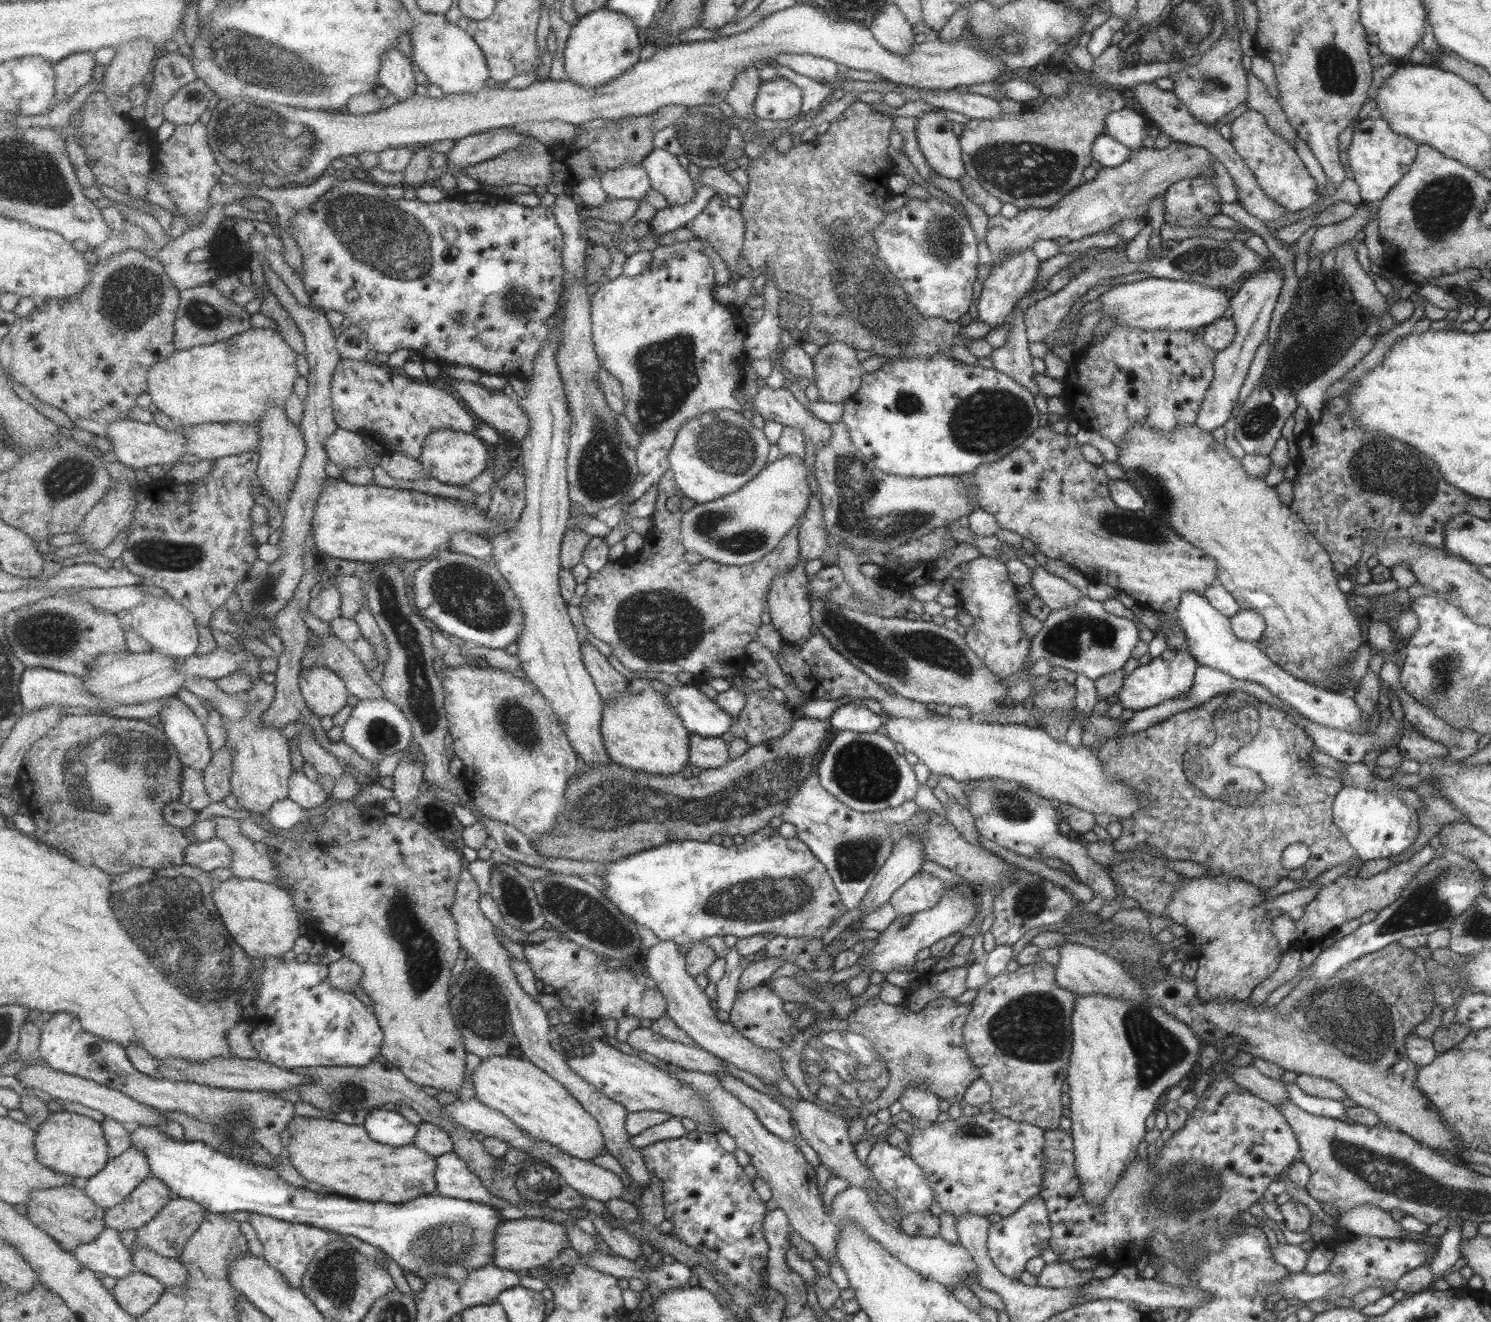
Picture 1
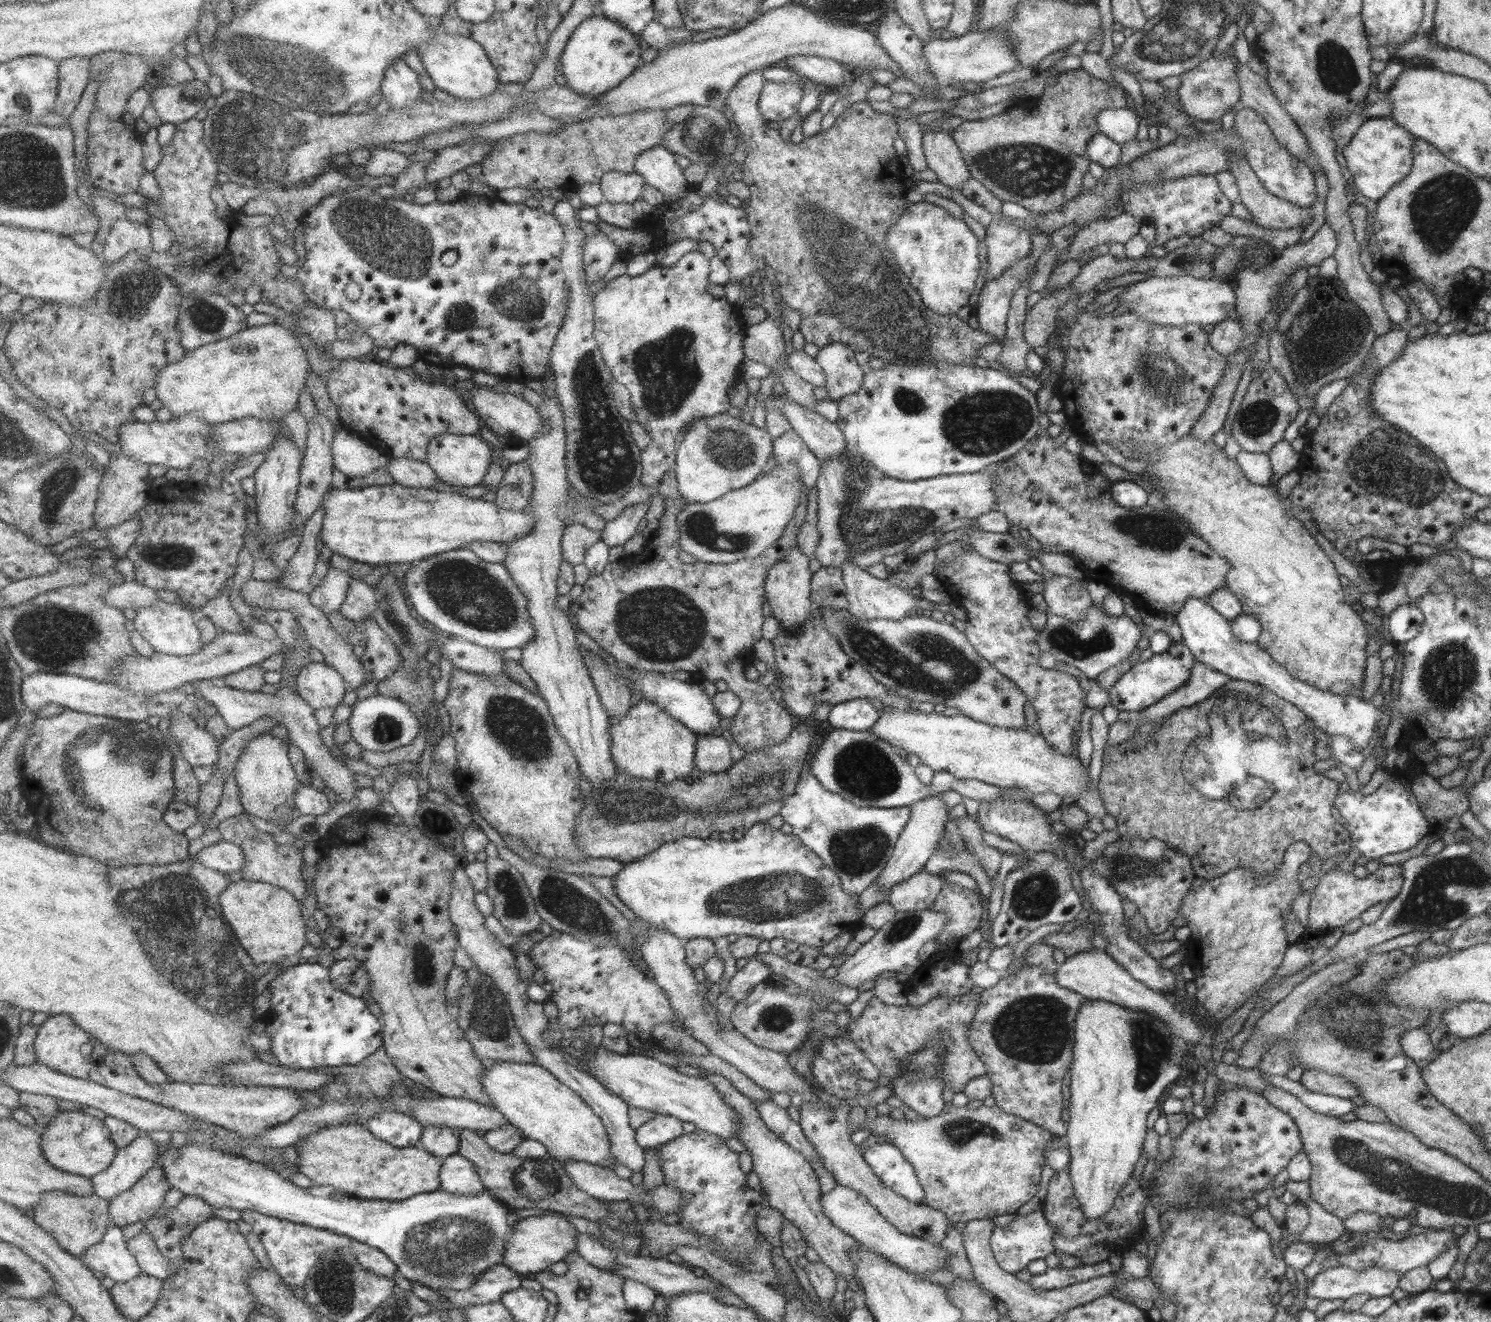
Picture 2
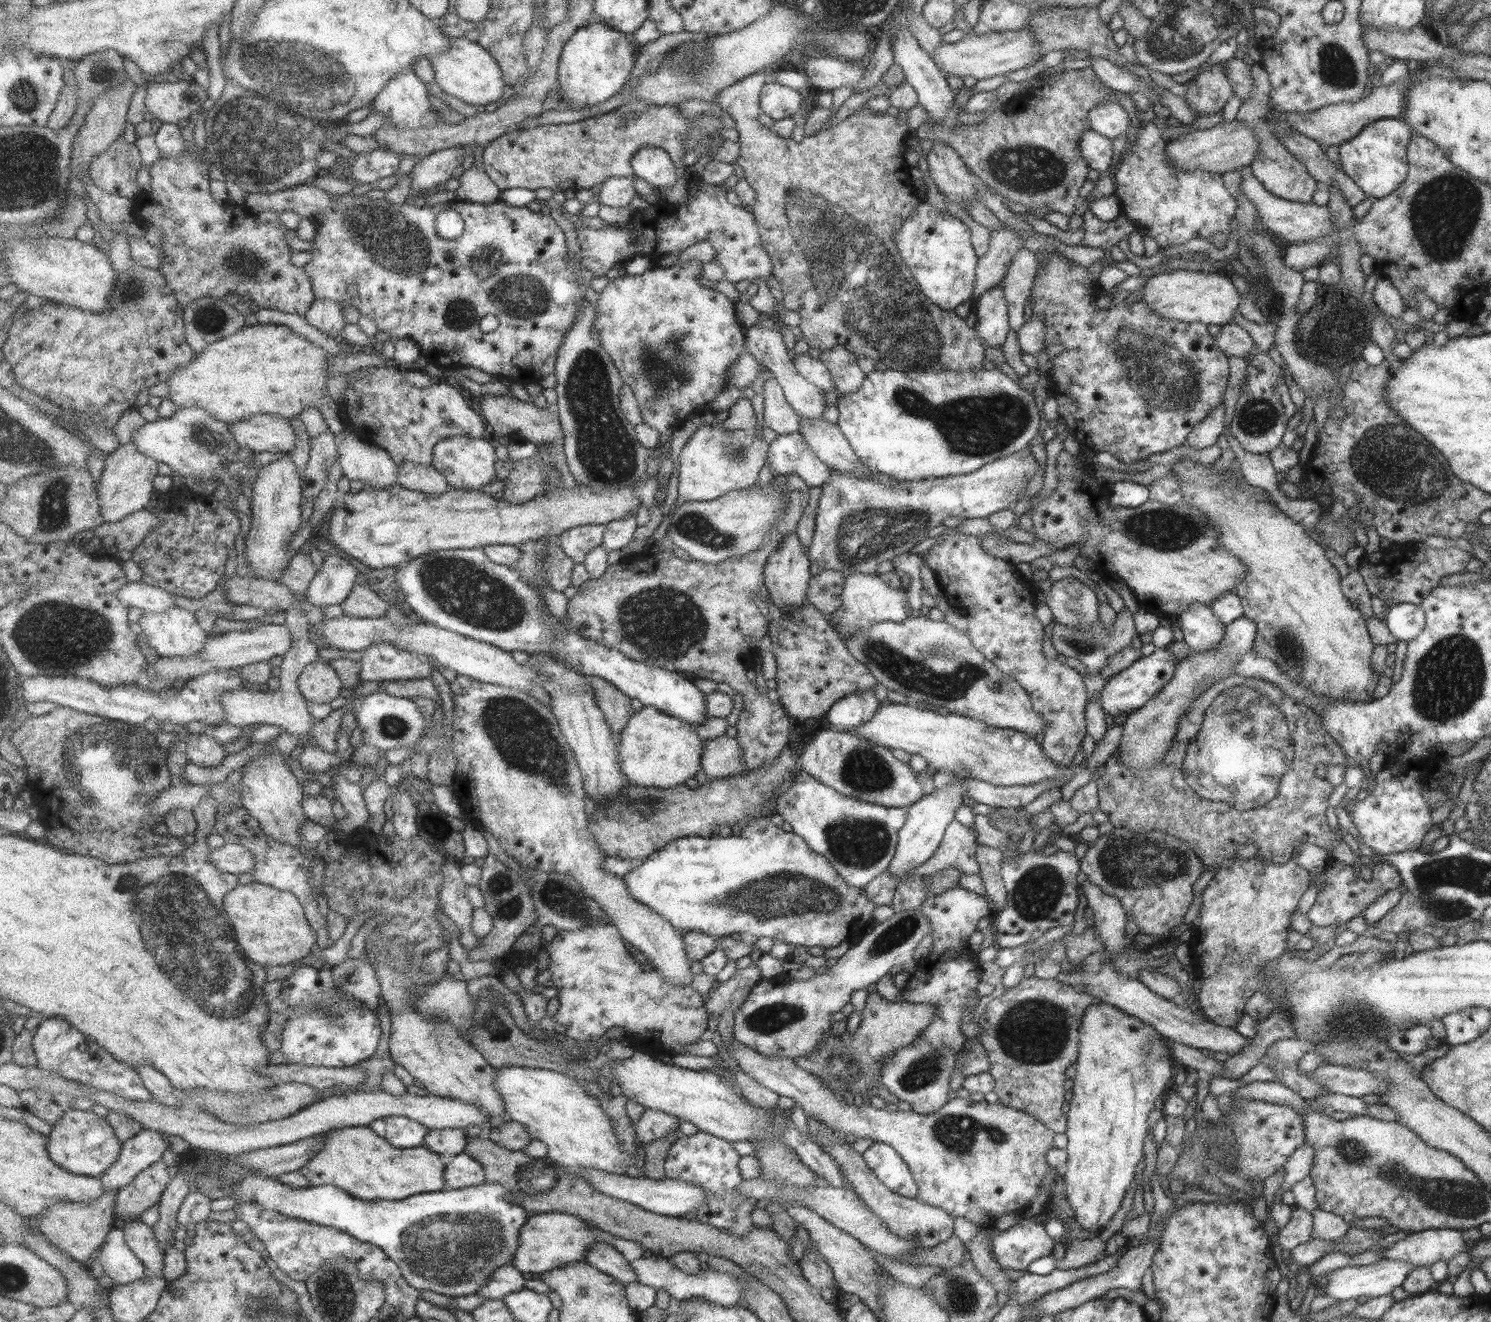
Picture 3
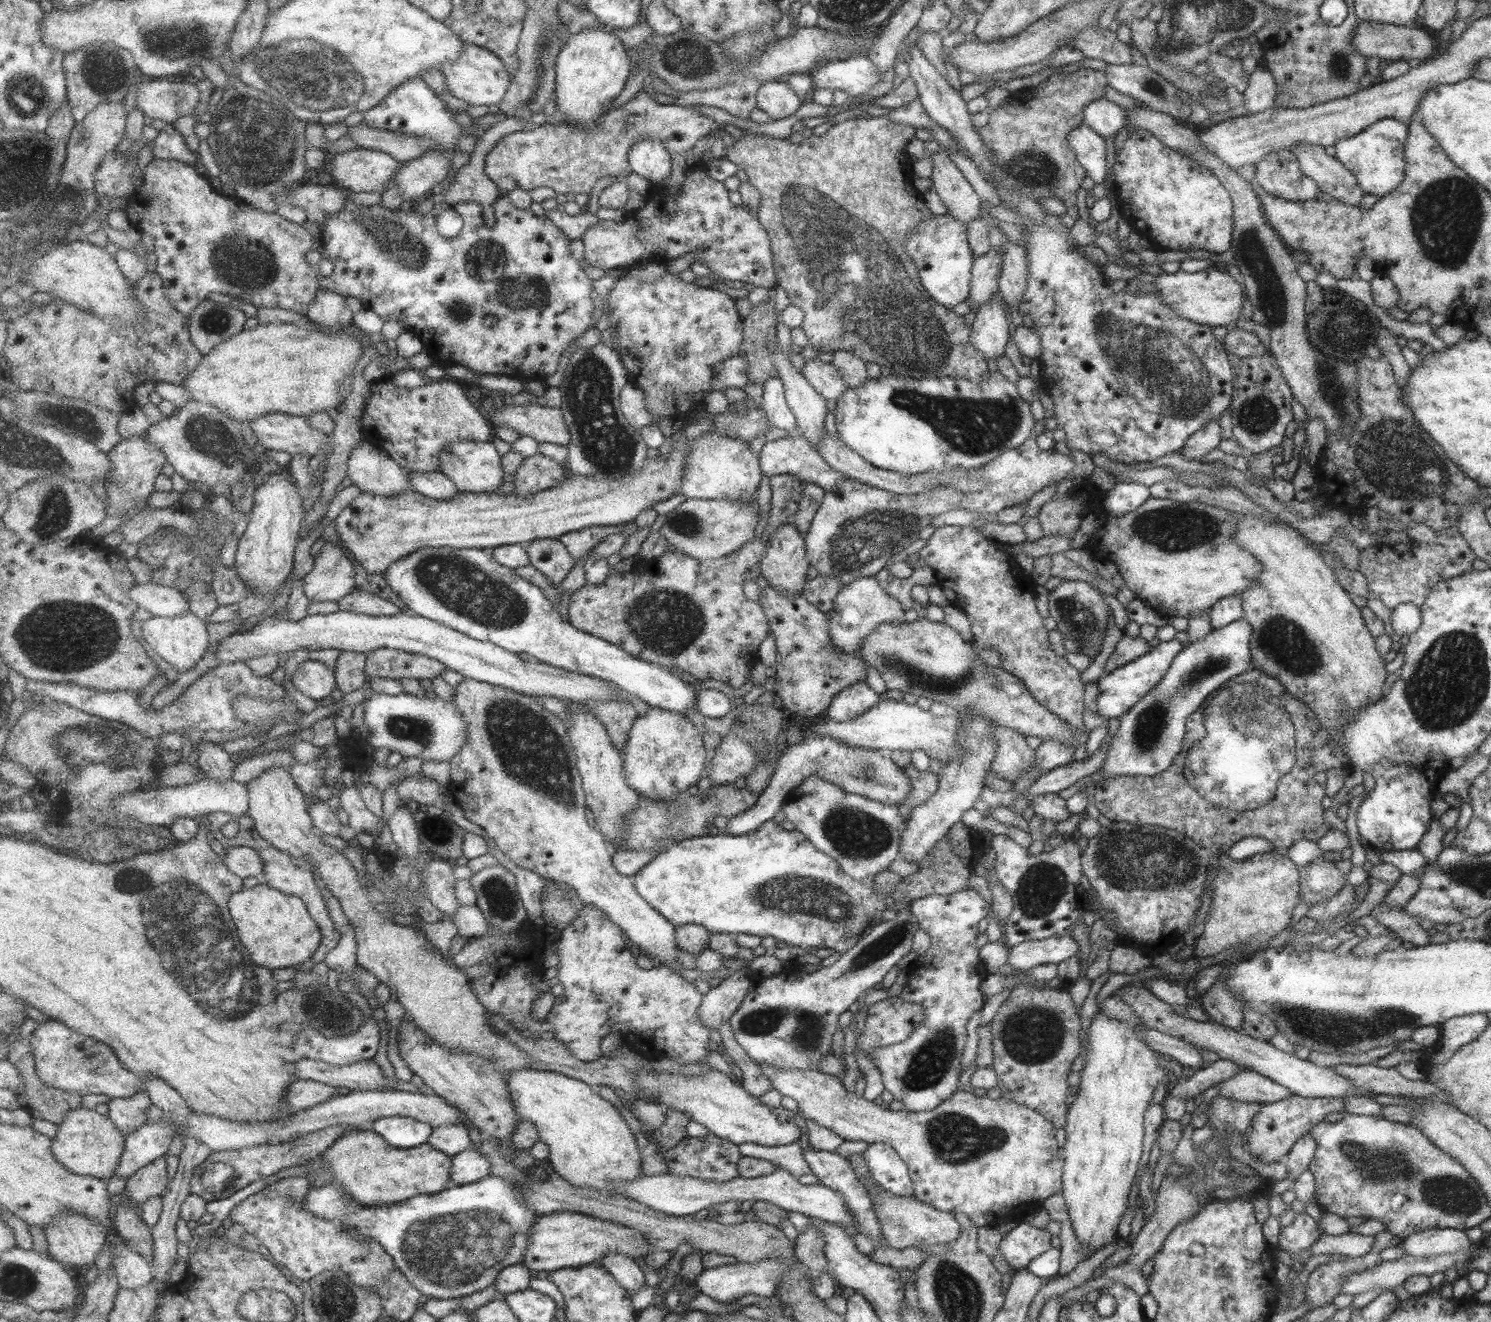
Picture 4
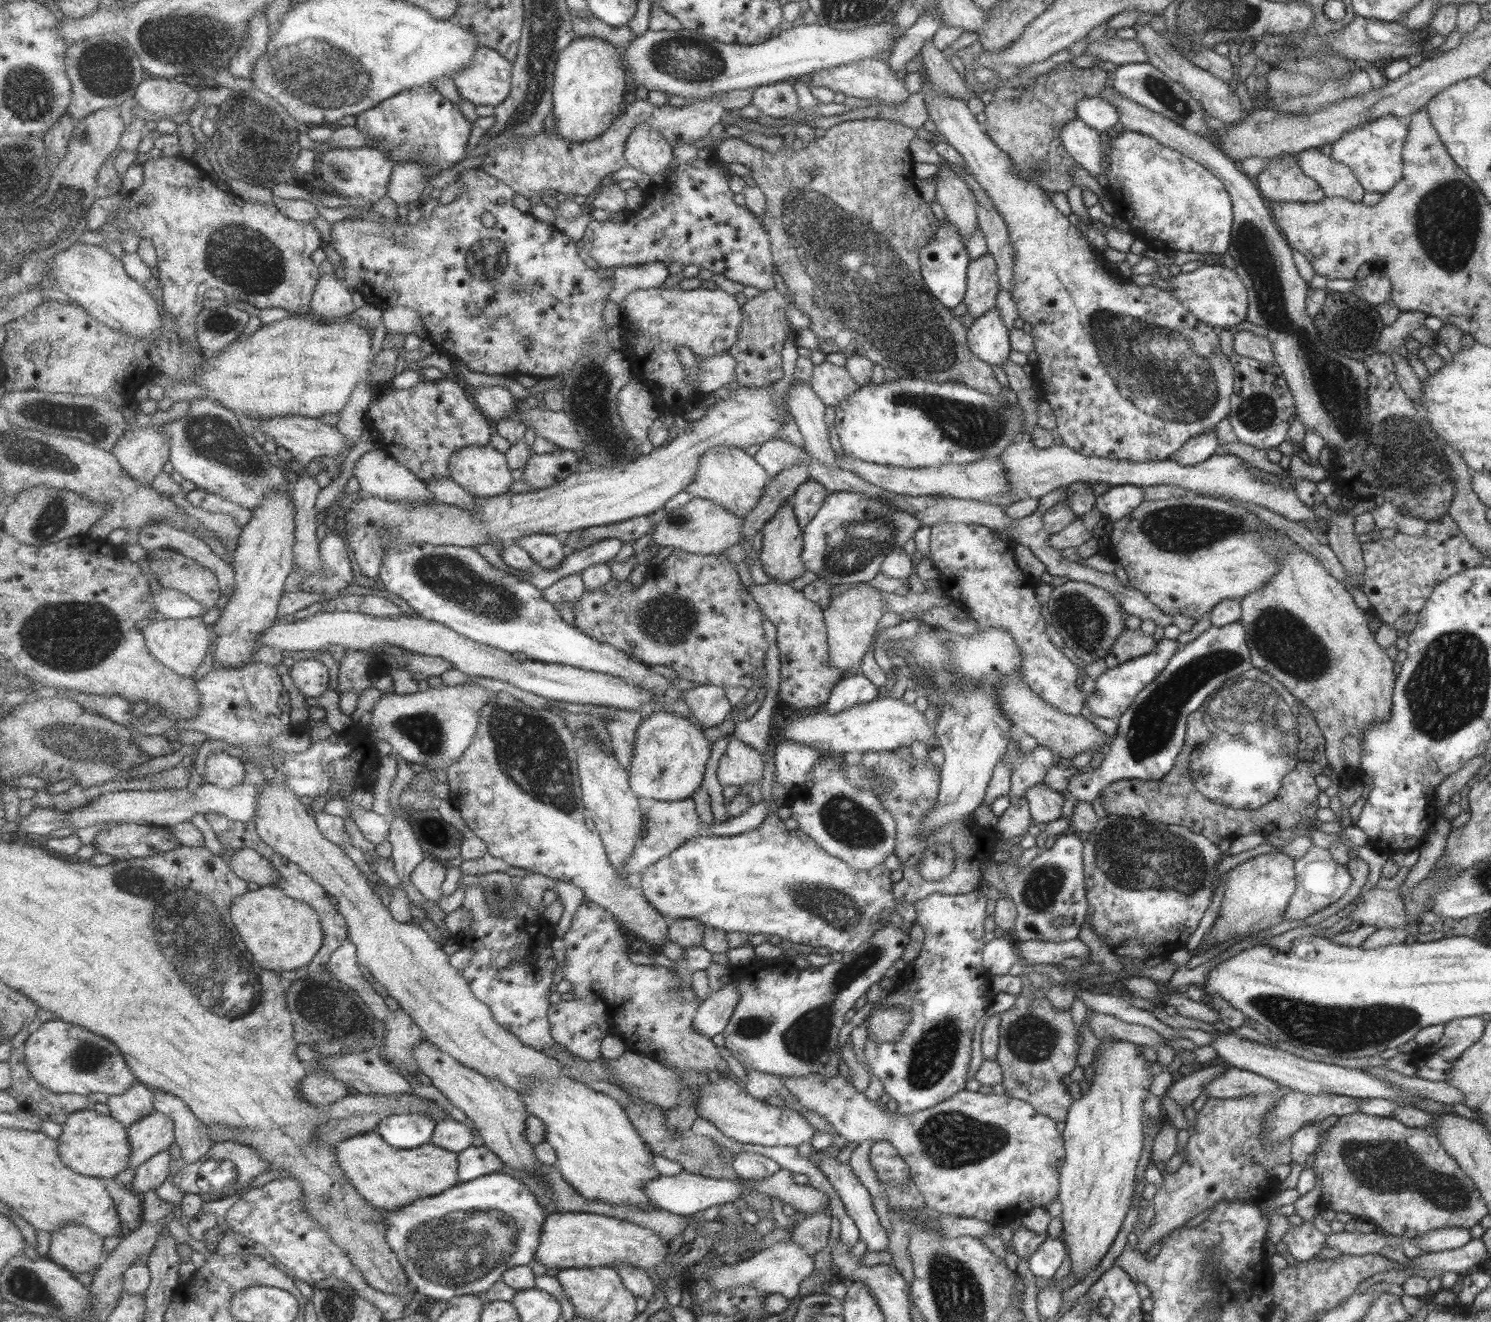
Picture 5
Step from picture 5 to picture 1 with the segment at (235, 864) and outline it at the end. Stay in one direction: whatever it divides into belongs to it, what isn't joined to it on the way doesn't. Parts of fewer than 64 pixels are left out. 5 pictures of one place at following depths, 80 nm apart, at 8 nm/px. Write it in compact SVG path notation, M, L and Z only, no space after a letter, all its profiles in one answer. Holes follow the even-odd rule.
M215 836L208 841L201 841L189 845L185 849L185 862L201 870L217 870L217 868L230 868L232 852L229 845Z

